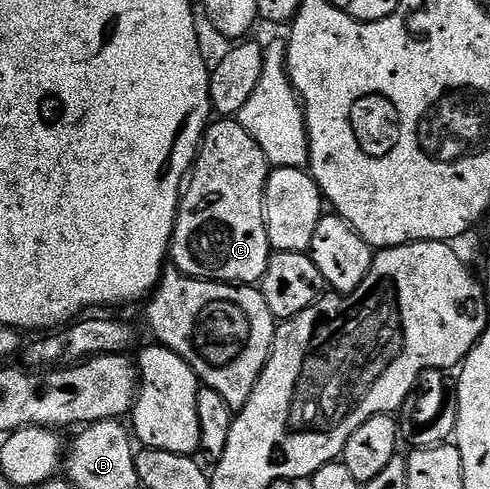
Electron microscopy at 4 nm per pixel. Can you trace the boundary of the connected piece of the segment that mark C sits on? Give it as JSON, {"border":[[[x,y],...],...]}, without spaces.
{"border":[[[216,119],[204,130],[200,151],[180,198],[170,261],[185,277],[255,286],[264,280],[273,248],[264,222],[264,188],[270,166],[262,147],[236,119]]]}

